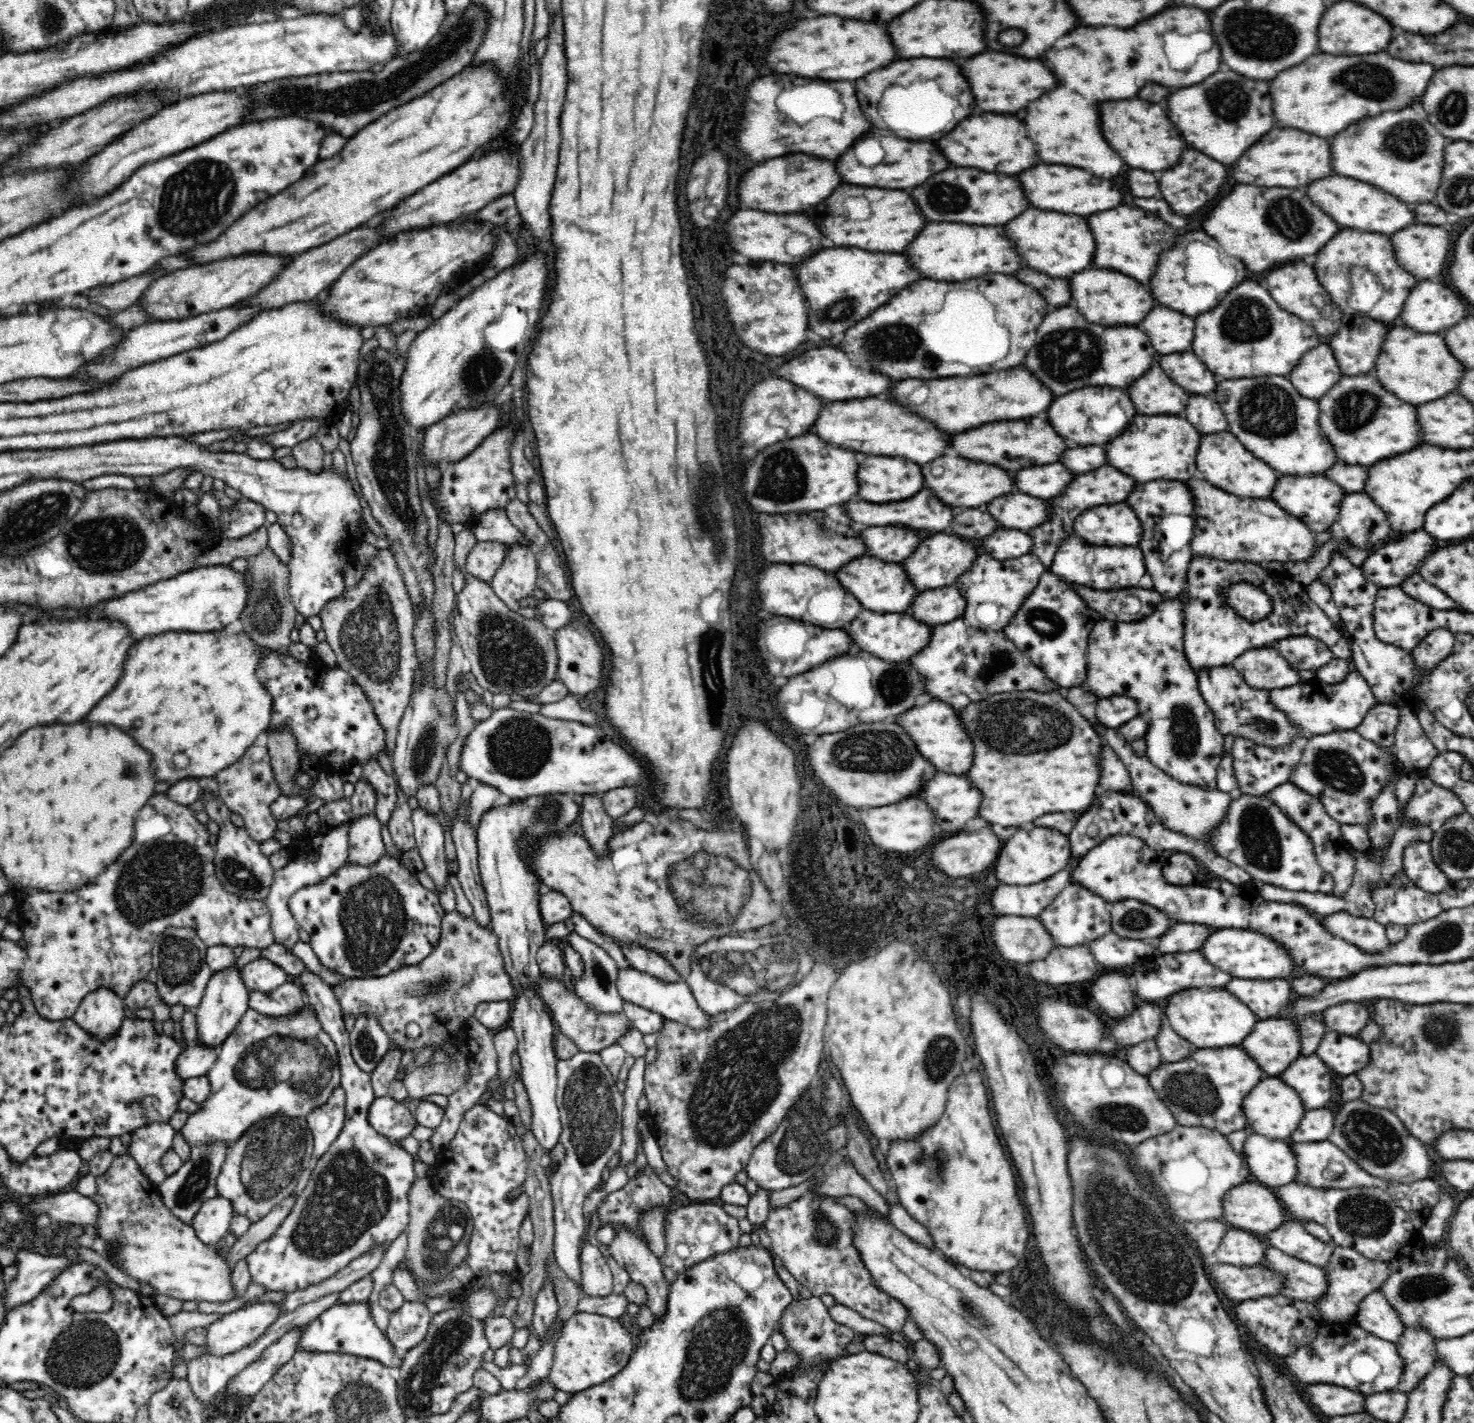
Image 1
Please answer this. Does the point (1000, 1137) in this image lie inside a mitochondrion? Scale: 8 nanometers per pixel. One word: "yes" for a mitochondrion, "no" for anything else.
no

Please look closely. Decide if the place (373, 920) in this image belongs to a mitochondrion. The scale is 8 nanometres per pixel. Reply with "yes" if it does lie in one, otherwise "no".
yes

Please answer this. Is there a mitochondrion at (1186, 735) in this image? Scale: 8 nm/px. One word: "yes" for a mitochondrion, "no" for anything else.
yes

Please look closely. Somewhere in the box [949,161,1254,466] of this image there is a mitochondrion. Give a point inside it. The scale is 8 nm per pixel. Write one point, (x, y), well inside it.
(1085, 352)

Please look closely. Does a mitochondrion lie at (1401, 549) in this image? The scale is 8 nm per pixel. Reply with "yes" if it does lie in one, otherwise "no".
no

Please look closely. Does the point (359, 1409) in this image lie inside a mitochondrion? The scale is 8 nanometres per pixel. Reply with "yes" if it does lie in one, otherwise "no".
yes

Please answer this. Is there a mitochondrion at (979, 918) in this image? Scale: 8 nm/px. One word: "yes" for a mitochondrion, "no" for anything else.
no

